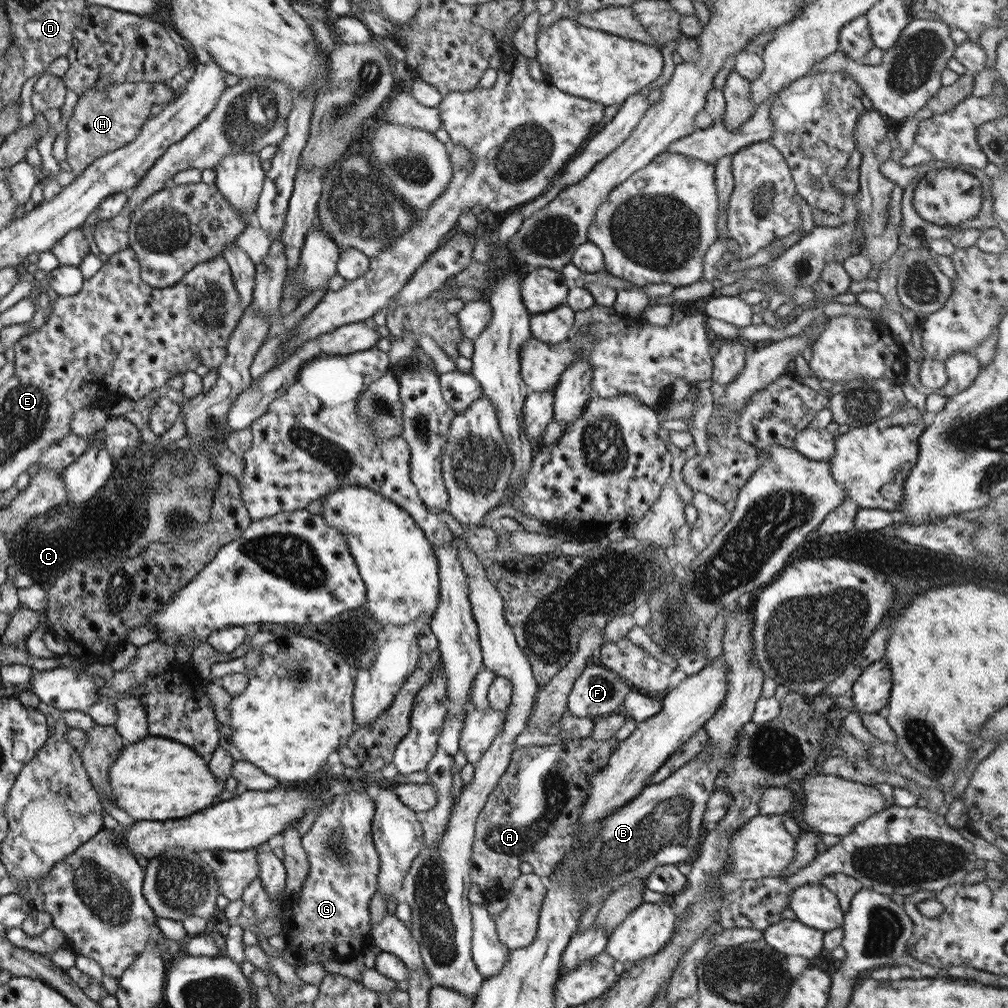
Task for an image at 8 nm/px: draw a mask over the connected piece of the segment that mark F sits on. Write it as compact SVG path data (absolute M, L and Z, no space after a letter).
M588 664L568 692L566 710L579 718L614 714L620 711L622 700L631 690L623 682L611 670Z

